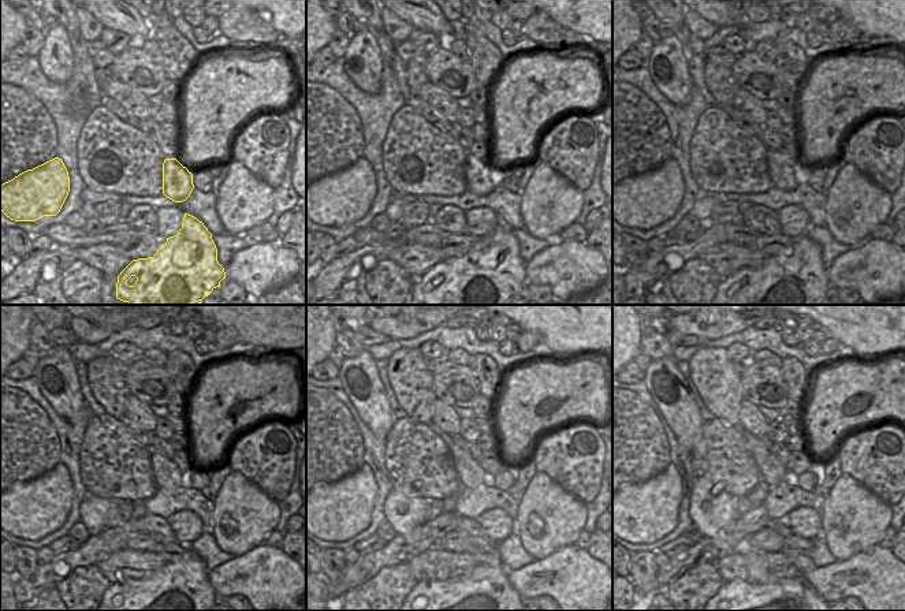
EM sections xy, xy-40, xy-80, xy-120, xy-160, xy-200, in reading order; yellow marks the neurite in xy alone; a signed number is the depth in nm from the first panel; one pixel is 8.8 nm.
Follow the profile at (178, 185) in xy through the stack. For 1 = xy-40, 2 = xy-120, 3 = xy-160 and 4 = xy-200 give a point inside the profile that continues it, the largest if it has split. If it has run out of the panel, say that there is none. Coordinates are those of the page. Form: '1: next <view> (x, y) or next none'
1: next xy-40 (480, 177)
2: next xy-120 (167, 474)
3: next xy-160 (470, 473)
4: next xy-200 (773, 472)

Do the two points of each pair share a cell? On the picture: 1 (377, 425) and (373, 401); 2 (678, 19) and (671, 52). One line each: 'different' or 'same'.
1: same
2: different

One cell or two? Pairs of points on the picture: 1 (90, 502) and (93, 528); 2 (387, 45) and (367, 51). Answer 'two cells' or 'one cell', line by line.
1: one cell
2: two cells

